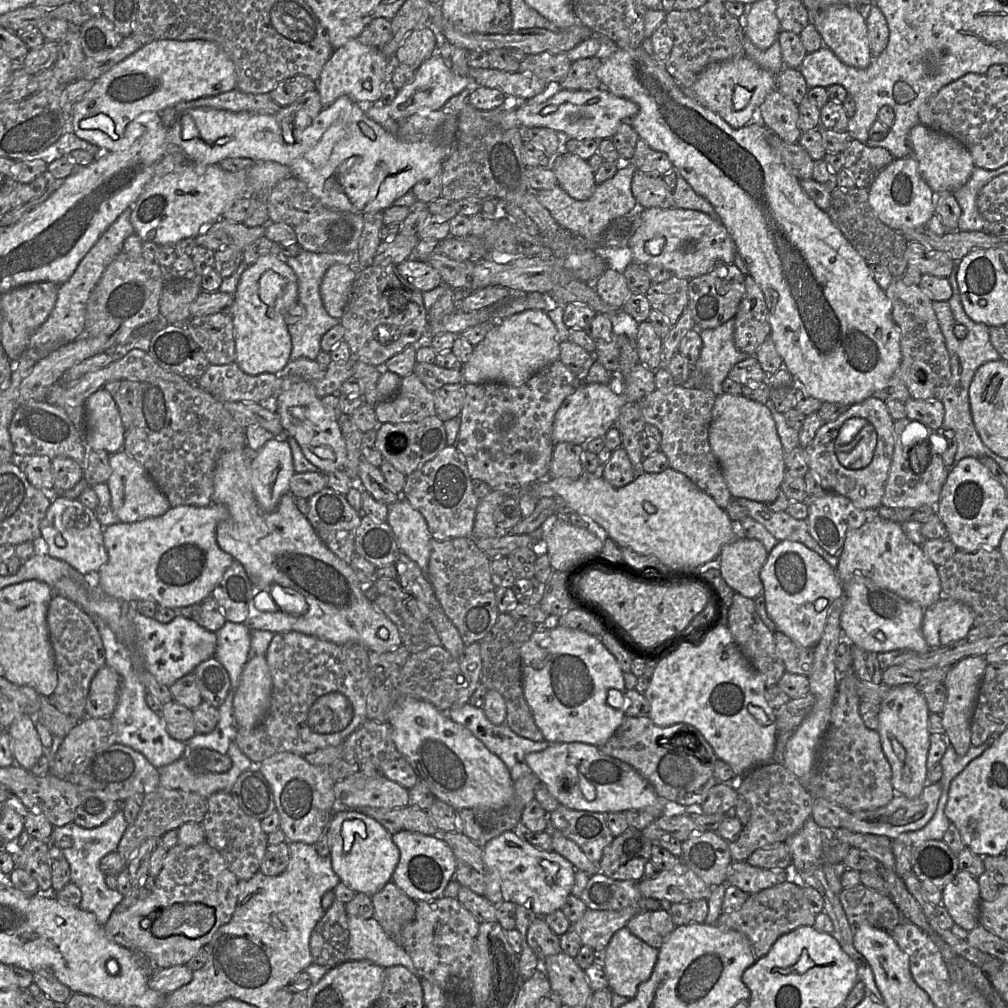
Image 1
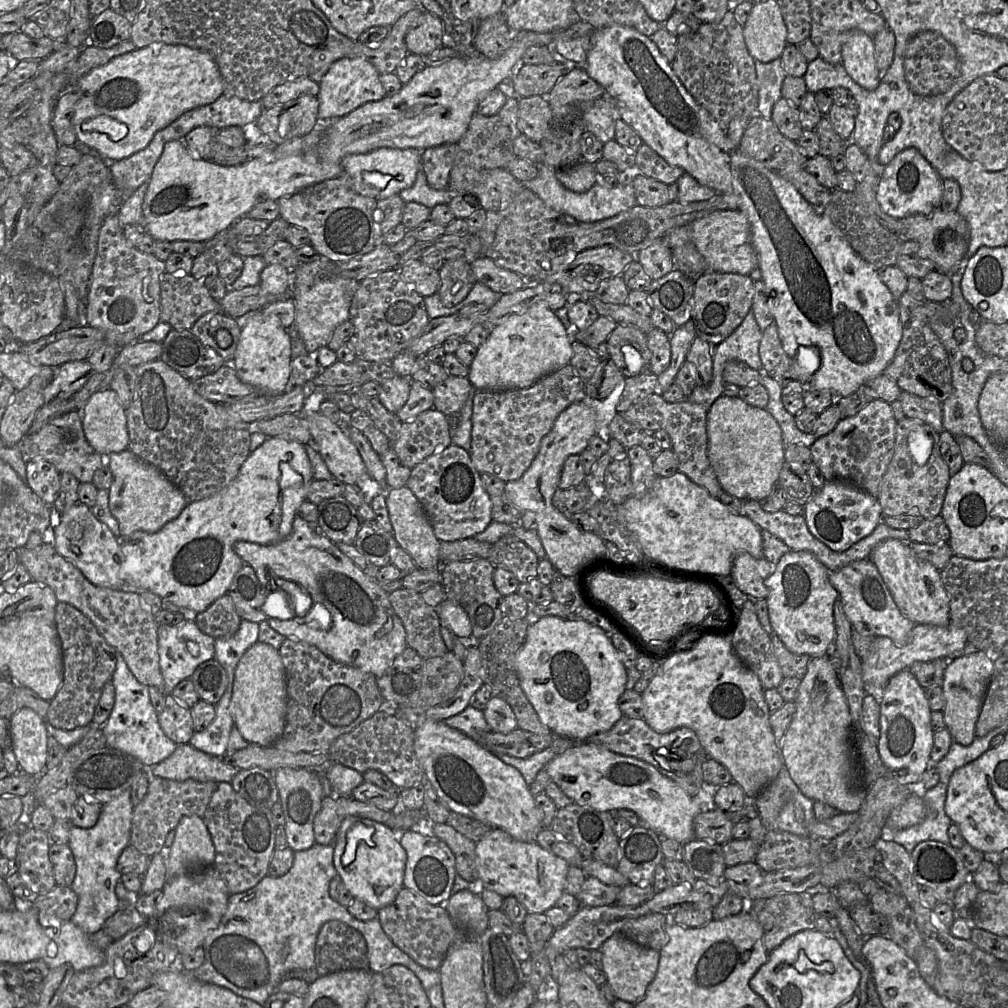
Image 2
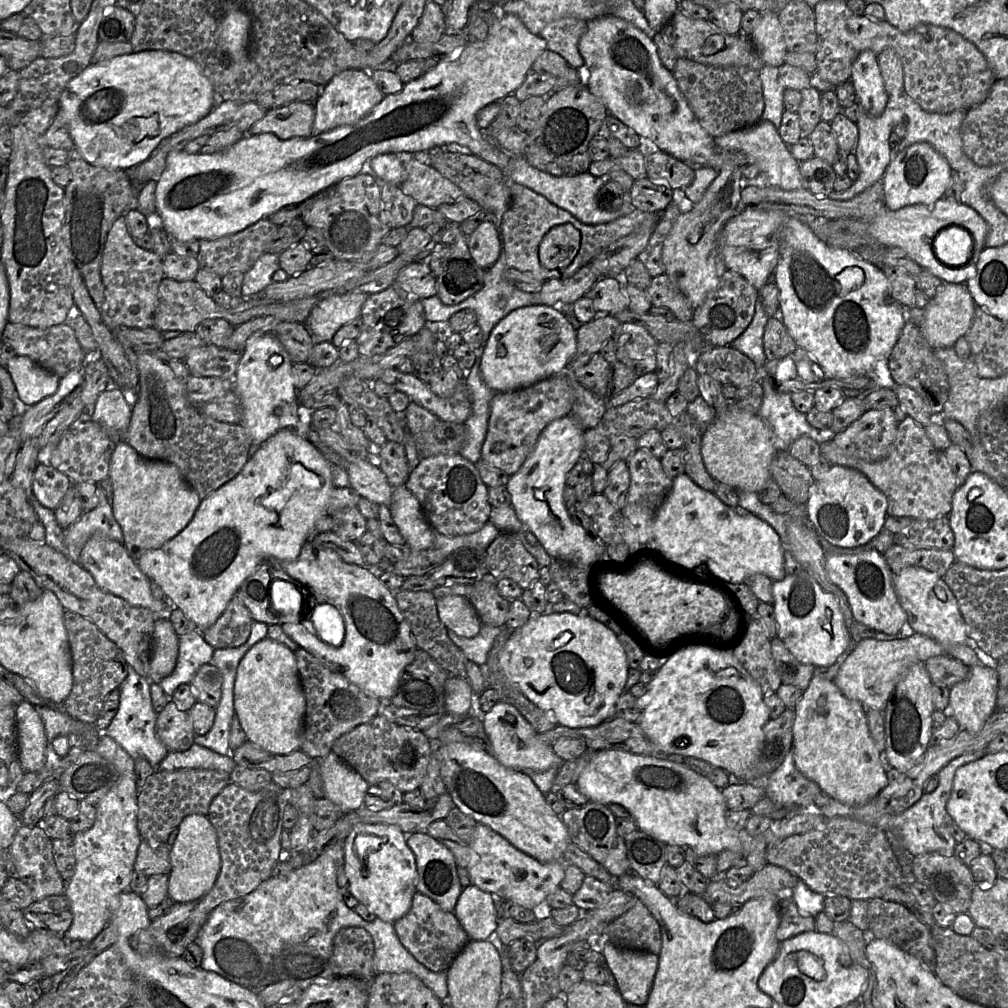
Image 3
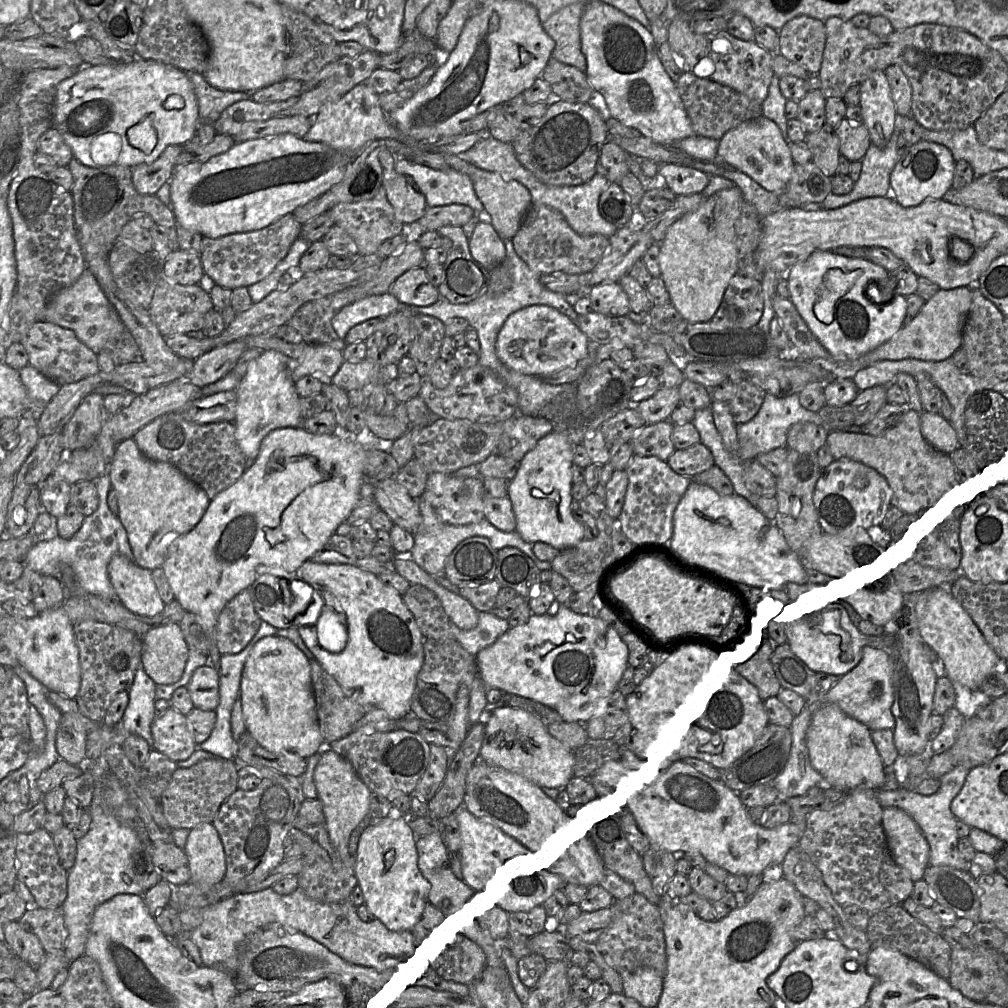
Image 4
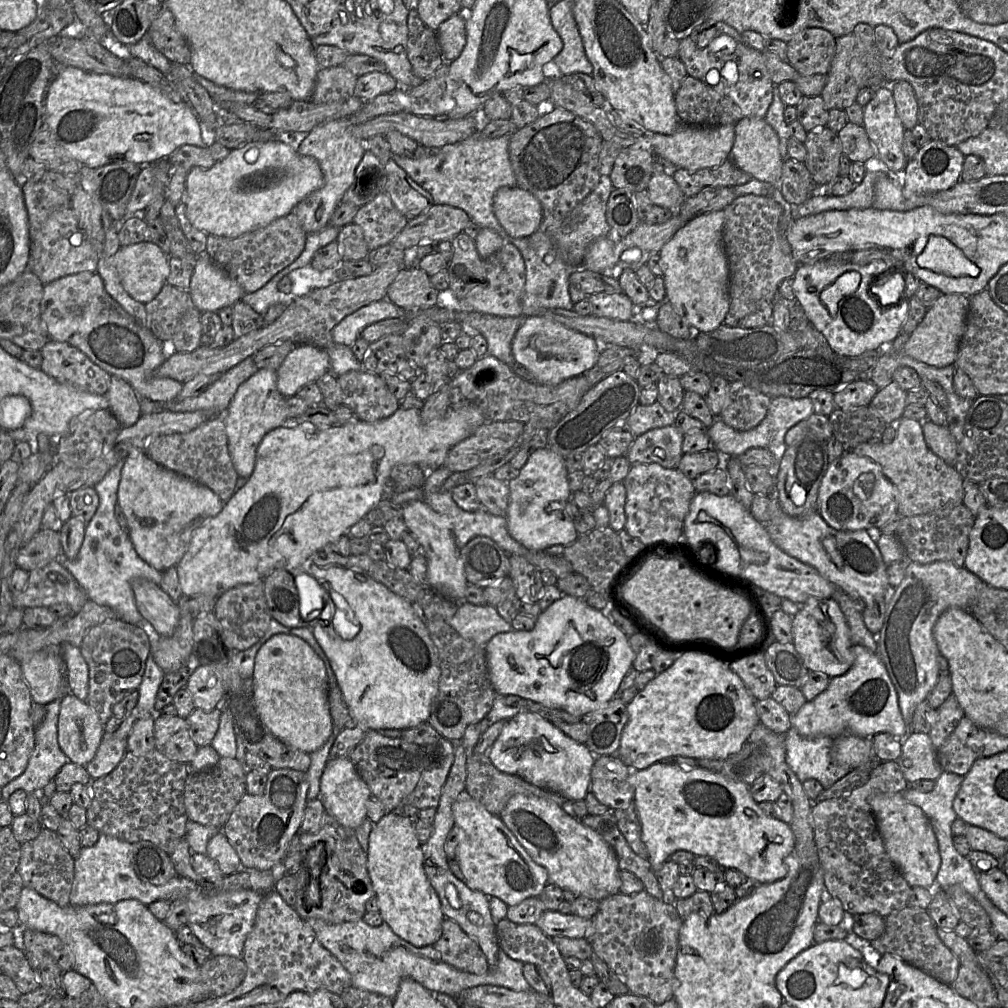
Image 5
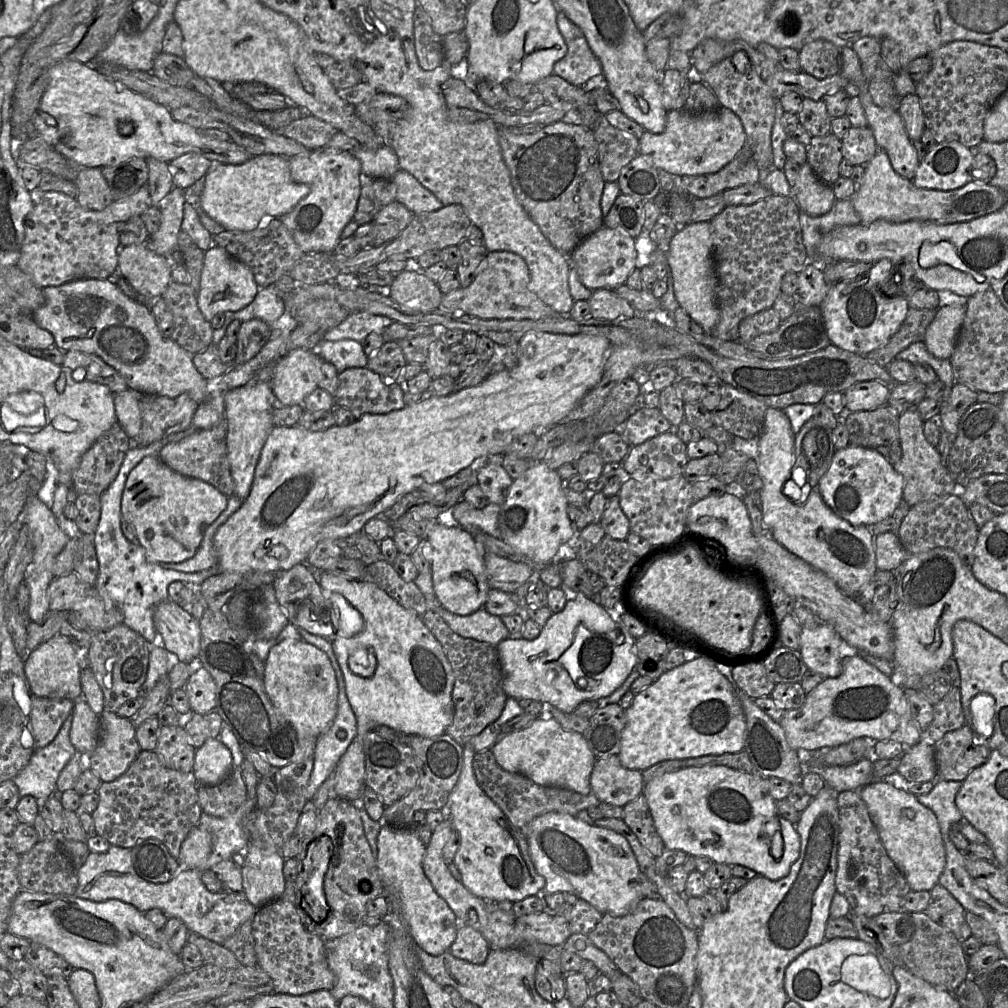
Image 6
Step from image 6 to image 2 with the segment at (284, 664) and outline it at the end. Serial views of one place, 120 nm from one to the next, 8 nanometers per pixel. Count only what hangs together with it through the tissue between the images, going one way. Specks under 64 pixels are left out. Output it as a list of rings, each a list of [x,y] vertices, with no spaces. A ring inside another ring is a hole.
[[[256,642],[240,659],[234,674],[231,713],[234,725],[249,745],[270,747],[281,737],[286,723],[286,673],[279,651]]]

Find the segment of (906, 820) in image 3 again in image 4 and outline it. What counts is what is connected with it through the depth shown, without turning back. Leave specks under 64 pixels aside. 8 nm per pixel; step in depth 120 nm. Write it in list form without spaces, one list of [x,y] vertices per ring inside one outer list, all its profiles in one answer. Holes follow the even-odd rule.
[[[957,765],[940,778],[940,787],[932,795],[922,795],[917,789],[899,787],[896,790],[876,790],[876,798],[882,808],[896,807],[905,811],[916,822],[930,847],[930,865],[949,866],[963,871],[970,870],[967,862],[958,849],[957,818],[951,812],[951,802],[958,795],[970,769]]]

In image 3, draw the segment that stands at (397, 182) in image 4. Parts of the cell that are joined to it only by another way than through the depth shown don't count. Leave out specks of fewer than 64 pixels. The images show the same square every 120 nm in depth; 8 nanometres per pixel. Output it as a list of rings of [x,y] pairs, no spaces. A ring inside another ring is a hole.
[[[380,179],[376,181],[381,187],[381,200],[384,206],[380,221],[391,229],[408,226],[413,218],[414,209],[418,205],[416,200],[404,194],[399,185]]]

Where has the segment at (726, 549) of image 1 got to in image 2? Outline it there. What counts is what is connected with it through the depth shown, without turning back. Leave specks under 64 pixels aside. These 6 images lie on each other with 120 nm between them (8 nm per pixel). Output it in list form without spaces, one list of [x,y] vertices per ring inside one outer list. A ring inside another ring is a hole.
[[[742,552],[734,559],[730,576],[750,599],[767,599],[769,590],[765,580],[774,572],[775,566],[765,558],[757,559]]]

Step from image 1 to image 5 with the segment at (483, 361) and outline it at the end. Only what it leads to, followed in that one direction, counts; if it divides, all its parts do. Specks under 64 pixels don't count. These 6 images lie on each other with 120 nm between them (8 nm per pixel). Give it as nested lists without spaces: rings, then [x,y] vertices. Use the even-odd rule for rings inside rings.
[[[530,315],[524,317],[524,322],[515,333],[511,350],[515,361],[534,375],[536,383],[557,386],[593,368],[601,344],[593,337],[567,328],[548,317]]]

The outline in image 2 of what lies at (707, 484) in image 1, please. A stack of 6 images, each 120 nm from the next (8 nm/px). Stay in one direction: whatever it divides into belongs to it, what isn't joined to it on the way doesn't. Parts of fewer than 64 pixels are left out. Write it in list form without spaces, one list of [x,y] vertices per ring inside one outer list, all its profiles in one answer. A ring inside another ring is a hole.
[[[658,393],[650,394],[621,413],[627,422],[645,432],[653,433],[660,429],[666,431],[671,438],[671,449],[679,461],[678,471],[684,473],[694,483],[704,487],[711,496],[719,498],[724,490],[708,458],[707,414],[708,408],[703,405],[689,402],[688,399],[678,403],[668,403]]]

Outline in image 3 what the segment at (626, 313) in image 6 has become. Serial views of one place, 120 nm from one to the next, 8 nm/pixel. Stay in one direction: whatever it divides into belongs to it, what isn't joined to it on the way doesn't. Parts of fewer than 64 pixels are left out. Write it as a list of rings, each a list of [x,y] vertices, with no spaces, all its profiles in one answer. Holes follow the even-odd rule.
[[[624,273],[616,277],[602,277],[586,295],[592,299],[596,311],[615,315],[629,308],[625,284]]]

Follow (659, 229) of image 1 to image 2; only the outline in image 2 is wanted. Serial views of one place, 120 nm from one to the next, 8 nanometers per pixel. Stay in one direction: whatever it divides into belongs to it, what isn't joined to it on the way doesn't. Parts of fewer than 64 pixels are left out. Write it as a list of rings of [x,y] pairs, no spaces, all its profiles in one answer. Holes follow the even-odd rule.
[[[739,210],[711,213],[687,224],[689,236],[707,264],[707,272],[747,275],[757,269],[758,258],[751,241],[750,224]]]

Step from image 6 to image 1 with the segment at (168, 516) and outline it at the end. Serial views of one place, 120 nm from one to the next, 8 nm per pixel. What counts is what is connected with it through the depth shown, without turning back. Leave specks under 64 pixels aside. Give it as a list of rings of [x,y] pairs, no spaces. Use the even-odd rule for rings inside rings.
[[[121,450],[109,457],[111,469],[107,486],[111,495],[111,507],[120,522],[133,523],[165,514],[170,504],[165,495],[155,485],[145,468],[133,457]]]

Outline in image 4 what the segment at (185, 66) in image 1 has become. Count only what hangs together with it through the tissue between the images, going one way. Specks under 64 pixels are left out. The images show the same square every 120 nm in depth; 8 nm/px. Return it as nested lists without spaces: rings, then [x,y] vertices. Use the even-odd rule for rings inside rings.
[[[136,58],[128,63],[86,65],[57,86],[52,126],[61,133],[74,157],[89,167],[121,165],[133,168],[151,163],[168,146],[191,141],[198,124],[198,102],[187,73],[154,60]]]

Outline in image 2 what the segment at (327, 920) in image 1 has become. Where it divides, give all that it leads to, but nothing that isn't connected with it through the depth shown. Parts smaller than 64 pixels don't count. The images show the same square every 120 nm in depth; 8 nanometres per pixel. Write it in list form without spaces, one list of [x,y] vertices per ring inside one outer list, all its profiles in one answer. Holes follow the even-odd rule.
[[[339,920],[326,922],[315,945],[315,970],[325,976],[348,969],[369,969],[366,941],[355,928]]]

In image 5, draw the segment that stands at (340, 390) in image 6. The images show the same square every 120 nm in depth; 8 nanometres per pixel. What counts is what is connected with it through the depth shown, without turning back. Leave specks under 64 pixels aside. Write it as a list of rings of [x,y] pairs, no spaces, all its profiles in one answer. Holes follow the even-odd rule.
[[[364,368],[339,376],[338,383],[342,390],[342,405],[350,407],[361,421],[372,423],[388,418],[401,407],[384,380]]]

